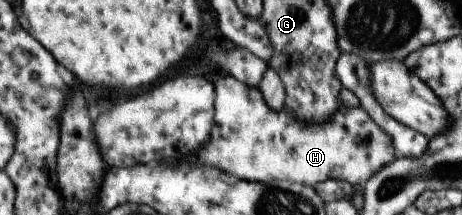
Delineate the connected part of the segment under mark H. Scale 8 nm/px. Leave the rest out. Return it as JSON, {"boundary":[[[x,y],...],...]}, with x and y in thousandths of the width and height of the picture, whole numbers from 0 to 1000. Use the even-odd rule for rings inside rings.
{"boundary":[[[496,349],[474,353],[463,395],[463,553],[452,651],[413,749],[483,791],[506,823],[543,842],[623,837],[660,865],[682,865],[708,833],[729,833],[764,860],[786,860],[829,767],[857,735],[844,642],[801,563],[781,498],[749,502],[736,484],[732,516],[703,577],[656,577],[626,540],[615,502],[604,521],[580,507],[556,409],[524,395]]]}

